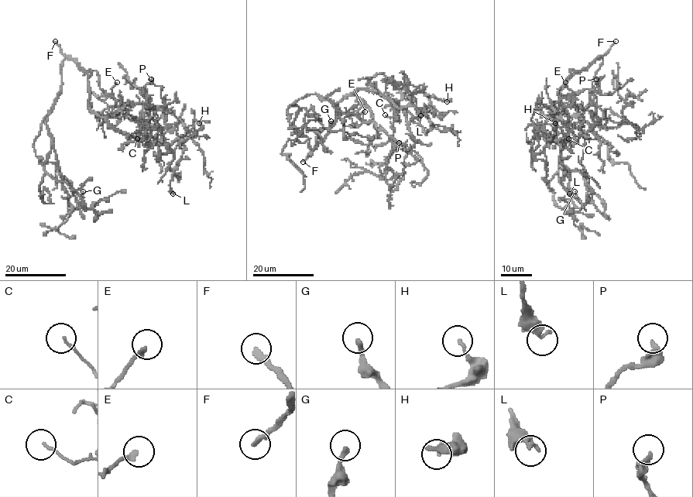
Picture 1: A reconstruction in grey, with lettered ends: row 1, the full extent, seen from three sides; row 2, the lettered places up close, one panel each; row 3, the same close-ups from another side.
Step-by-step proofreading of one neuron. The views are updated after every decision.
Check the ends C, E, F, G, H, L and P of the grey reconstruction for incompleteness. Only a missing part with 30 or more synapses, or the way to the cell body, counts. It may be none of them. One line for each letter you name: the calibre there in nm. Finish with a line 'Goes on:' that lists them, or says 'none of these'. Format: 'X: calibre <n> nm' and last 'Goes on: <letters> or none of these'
F: calibre 240 nm
Goes on: F

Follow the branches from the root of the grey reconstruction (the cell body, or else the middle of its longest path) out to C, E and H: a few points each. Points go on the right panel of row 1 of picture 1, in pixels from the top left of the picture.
C: (580, 70), (567, 80), (560, 106), (543, 125), (547, 135), (562, 133), (571, 145), (568, 138)
E: (580, 70), (567, 80), (560, 90), (560, 106), (548, 116), (576, 112), (573, 93), (565, 82)
H: (580, 70), (567, 80), (560, 106), (543, 125), (543, 131), (563, 145), (564, 139), (551, 139), (555, 123)

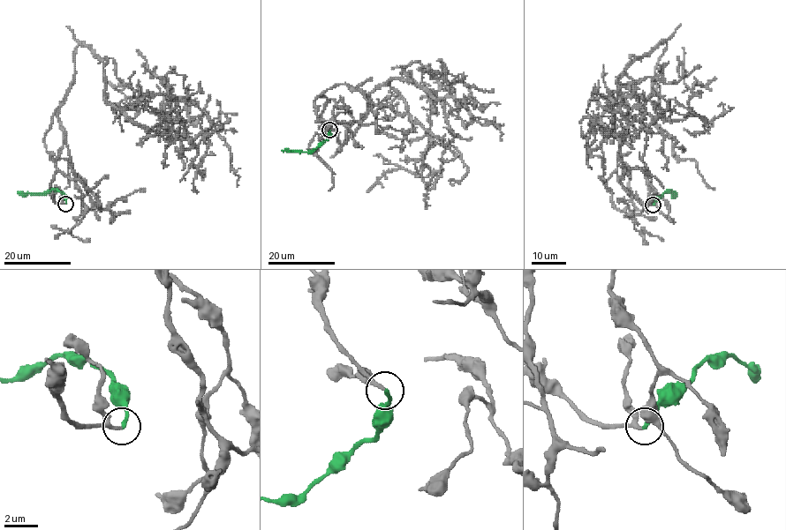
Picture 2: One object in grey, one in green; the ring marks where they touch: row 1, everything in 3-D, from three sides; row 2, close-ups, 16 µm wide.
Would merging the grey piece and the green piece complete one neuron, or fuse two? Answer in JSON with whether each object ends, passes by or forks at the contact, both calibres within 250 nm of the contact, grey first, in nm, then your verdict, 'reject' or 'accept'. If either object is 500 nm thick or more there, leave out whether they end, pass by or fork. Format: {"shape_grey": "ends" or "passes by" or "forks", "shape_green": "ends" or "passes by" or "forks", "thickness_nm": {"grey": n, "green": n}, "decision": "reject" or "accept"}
{"shape_grey": "ends", "shape_green": "ends", "thickness_nm": {"grey": 240, "green": 240}, "decision": "accept"}

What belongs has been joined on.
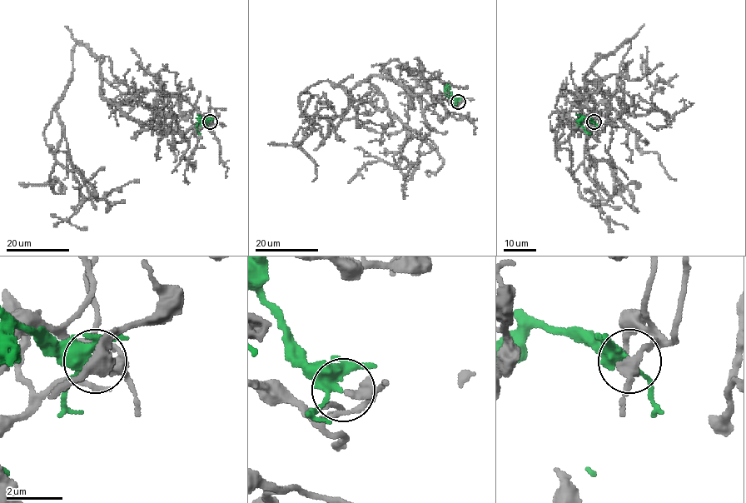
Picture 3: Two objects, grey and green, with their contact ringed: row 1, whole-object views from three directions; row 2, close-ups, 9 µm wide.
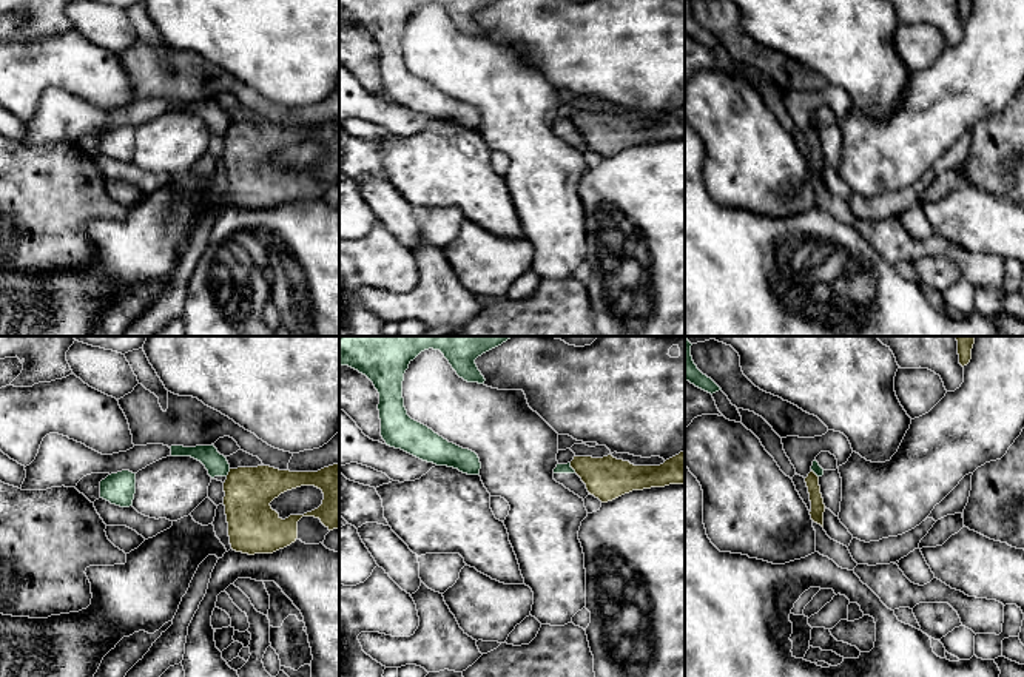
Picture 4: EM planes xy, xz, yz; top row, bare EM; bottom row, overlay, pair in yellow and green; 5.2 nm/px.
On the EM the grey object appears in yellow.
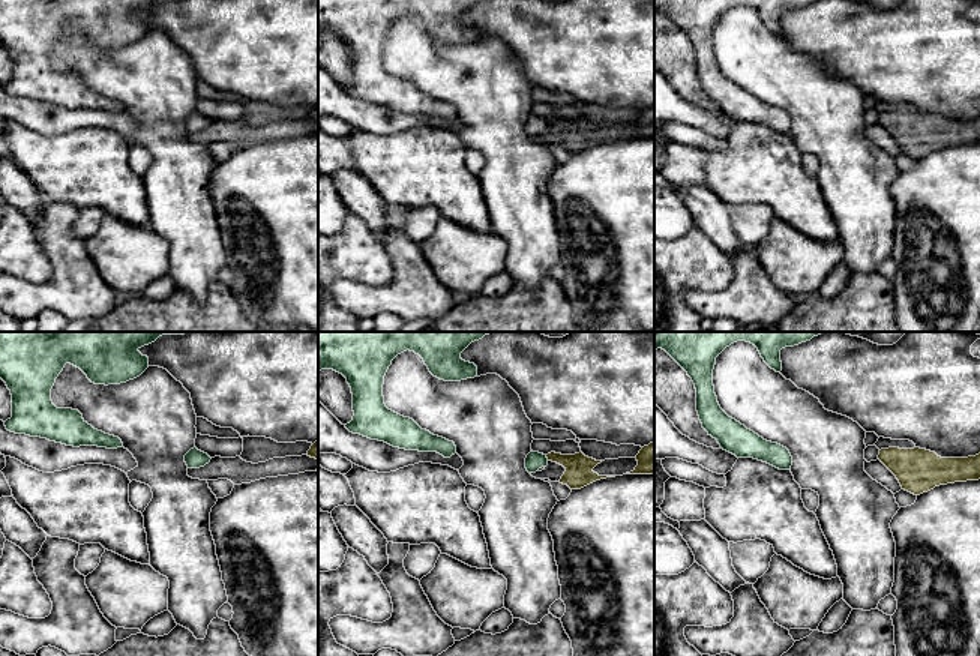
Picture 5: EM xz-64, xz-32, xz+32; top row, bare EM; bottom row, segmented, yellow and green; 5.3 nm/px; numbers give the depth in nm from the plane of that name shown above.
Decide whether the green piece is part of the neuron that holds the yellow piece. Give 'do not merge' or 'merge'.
do not merge

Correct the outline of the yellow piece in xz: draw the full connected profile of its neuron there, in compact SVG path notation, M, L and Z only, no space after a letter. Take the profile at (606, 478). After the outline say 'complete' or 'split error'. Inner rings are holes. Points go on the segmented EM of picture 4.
M685 450L660 466L634 466L612 455L603 458L574 456L571 467L601 503L632 490L685 484Z | complete

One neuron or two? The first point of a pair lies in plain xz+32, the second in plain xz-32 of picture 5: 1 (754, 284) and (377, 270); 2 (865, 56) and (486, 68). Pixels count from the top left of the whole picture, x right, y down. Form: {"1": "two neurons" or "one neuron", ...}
{"1": "two neurons", "2": "two neurons"}

